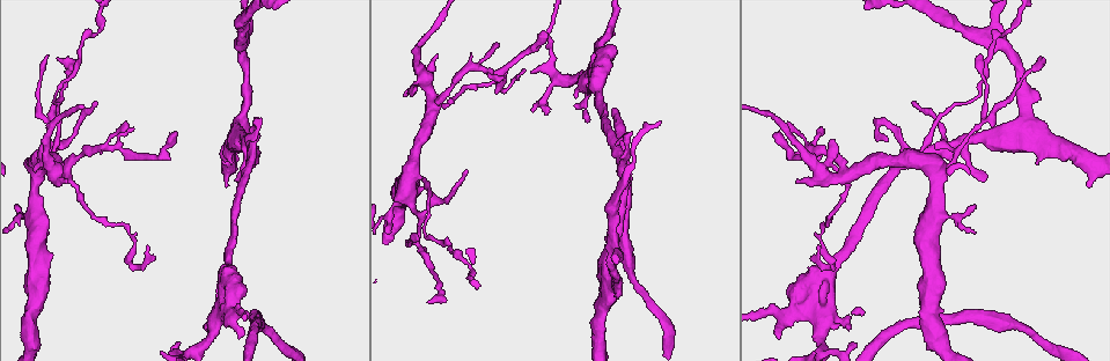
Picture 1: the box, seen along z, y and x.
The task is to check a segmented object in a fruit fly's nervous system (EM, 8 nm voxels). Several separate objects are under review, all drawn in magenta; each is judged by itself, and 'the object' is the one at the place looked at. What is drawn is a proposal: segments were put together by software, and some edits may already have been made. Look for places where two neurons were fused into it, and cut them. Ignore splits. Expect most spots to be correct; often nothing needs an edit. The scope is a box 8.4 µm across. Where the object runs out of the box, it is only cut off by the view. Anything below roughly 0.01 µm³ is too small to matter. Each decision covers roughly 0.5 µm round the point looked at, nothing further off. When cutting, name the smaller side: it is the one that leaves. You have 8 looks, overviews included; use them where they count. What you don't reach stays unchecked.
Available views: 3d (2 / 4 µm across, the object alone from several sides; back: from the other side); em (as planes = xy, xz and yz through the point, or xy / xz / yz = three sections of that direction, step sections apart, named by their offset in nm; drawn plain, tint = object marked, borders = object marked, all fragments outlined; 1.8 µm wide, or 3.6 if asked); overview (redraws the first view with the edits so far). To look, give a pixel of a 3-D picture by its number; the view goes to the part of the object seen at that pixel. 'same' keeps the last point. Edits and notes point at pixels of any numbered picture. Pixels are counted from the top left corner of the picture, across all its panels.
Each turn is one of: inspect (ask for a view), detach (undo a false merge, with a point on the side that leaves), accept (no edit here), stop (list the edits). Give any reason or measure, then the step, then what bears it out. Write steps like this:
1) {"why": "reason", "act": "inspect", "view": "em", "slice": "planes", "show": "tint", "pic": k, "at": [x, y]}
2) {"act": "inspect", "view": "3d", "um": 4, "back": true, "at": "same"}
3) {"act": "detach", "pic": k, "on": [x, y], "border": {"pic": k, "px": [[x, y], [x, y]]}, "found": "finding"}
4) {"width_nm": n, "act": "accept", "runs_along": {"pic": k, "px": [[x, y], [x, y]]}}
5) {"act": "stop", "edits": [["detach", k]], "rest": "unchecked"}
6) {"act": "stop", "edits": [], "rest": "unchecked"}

{"why": "thick turns thin", "act": "inspect", "view": "em", "slice": "planes", "show": "tint", "pic": 1, "at": [846, 176]}

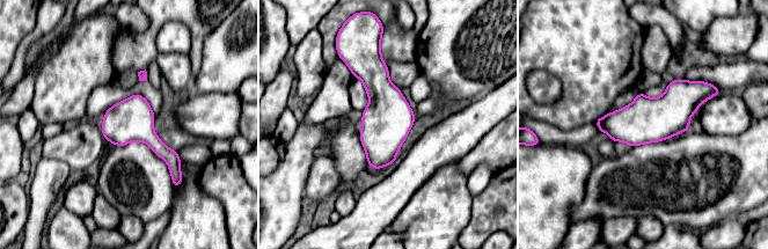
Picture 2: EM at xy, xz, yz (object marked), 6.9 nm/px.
{"act": "accept", "found": "continuous, no second neuron"}

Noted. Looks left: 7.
{"why": "sudden change in width", "act": "inspect", "view": "3d", "um": 2, "pic": 1, "at": [938, 171]}

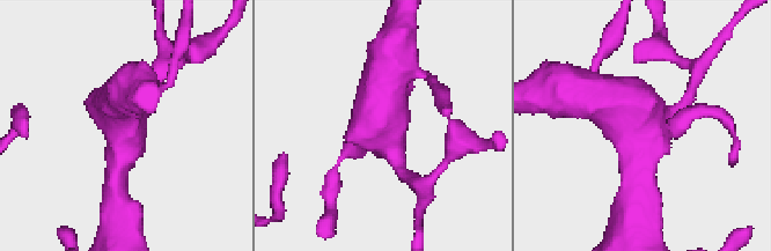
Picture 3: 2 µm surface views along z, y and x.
{"arms": 4, "why": "shape alone is not enough", "act": "inspect", "view": "em", "slice": "xy", "step": 4, "show": "tint", "pic": 3, "at": [640, 121]}

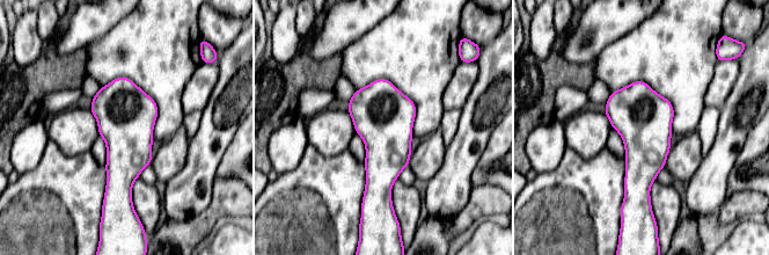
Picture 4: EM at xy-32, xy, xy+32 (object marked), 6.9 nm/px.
{"act": "inspect", "view": "em", "slice": "planes", "show": "borders", "at": "same"}

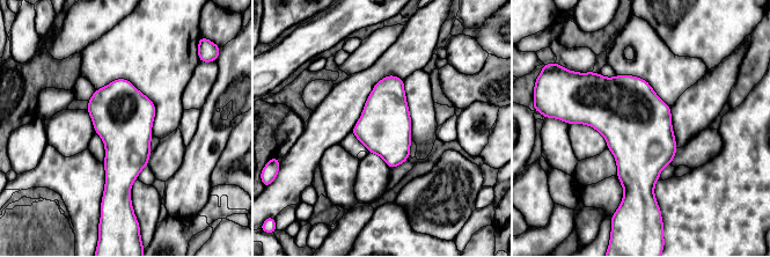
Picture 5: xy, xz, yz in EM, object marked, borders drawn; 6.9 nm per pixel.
{"act": "accept", "found": "all the same neuron"}

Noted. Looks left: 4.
{"why": "narrows sharply", "act": "inspect", "view": "em", "slice": "yz", "step": 16, "show": "tint", "pic": 1, "at": [1016, 89]}

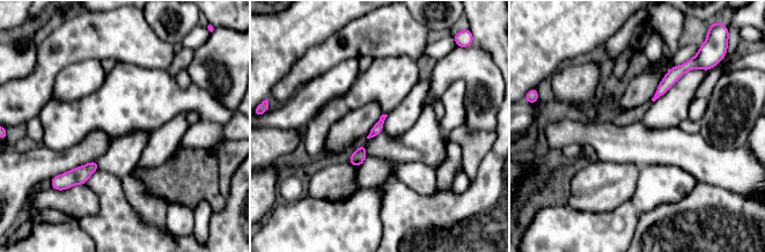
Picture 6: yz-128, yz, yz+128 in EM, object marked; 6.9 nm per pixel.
{"act": "inspect", "view": "em", "slice": "planes", "show": "tint", "at": "same"}

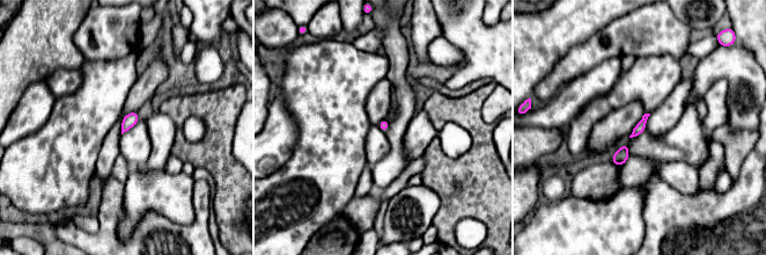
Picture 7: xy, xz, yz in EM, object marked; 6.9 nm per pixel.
{"width_nm": 70, "act": "accept", "found": "one neuron here"}

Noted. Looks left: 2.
{"act": "stop", "edits": [], "rest": "unchecked"}

